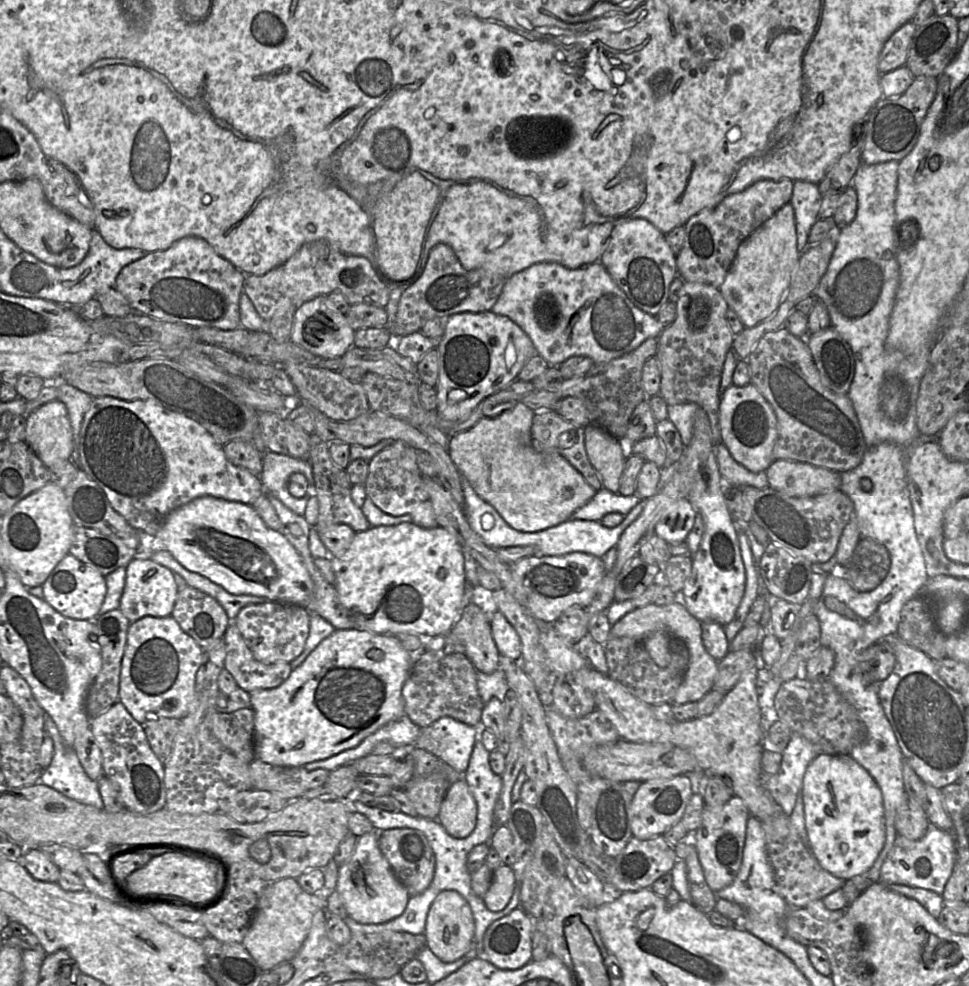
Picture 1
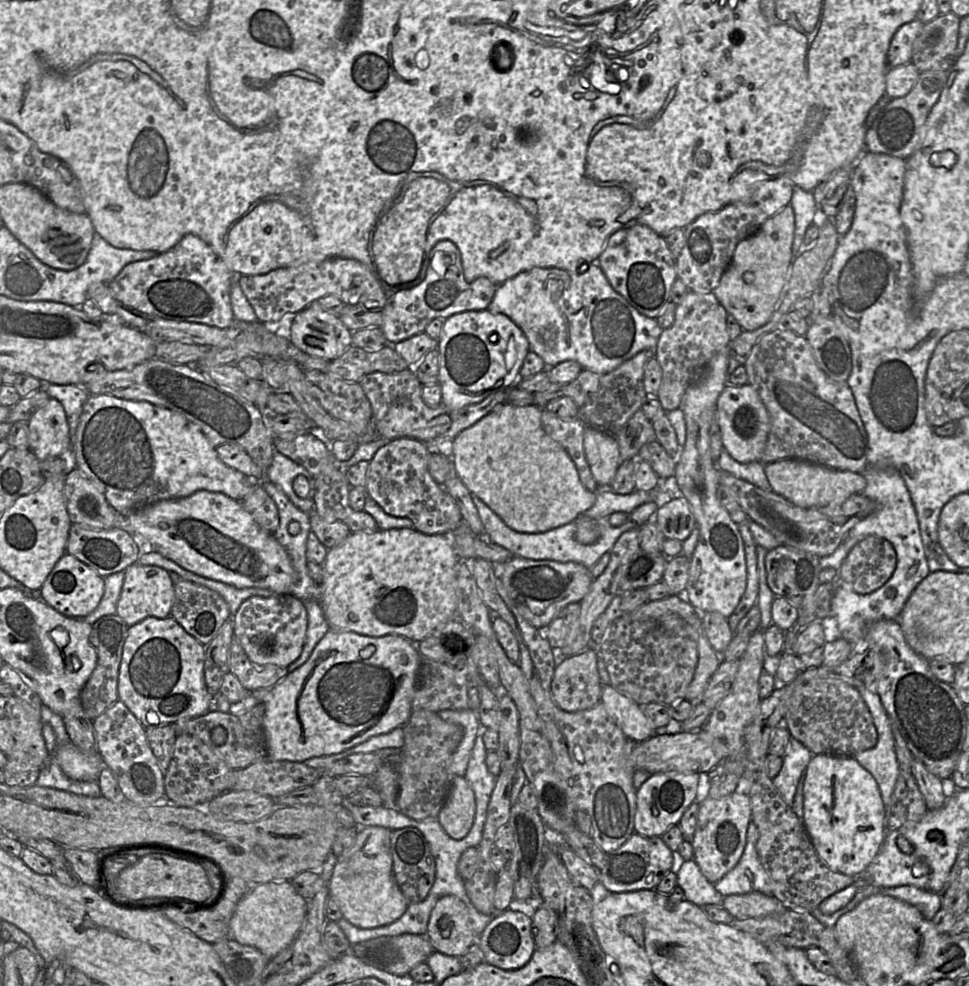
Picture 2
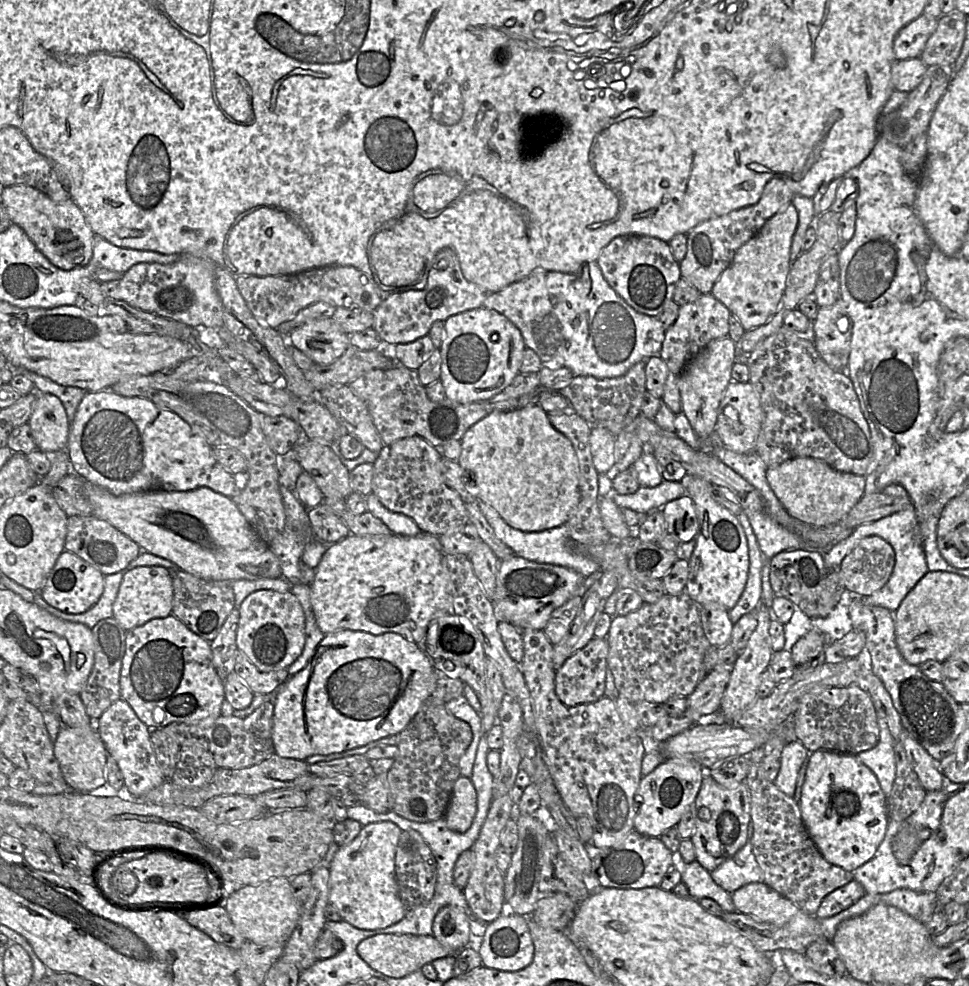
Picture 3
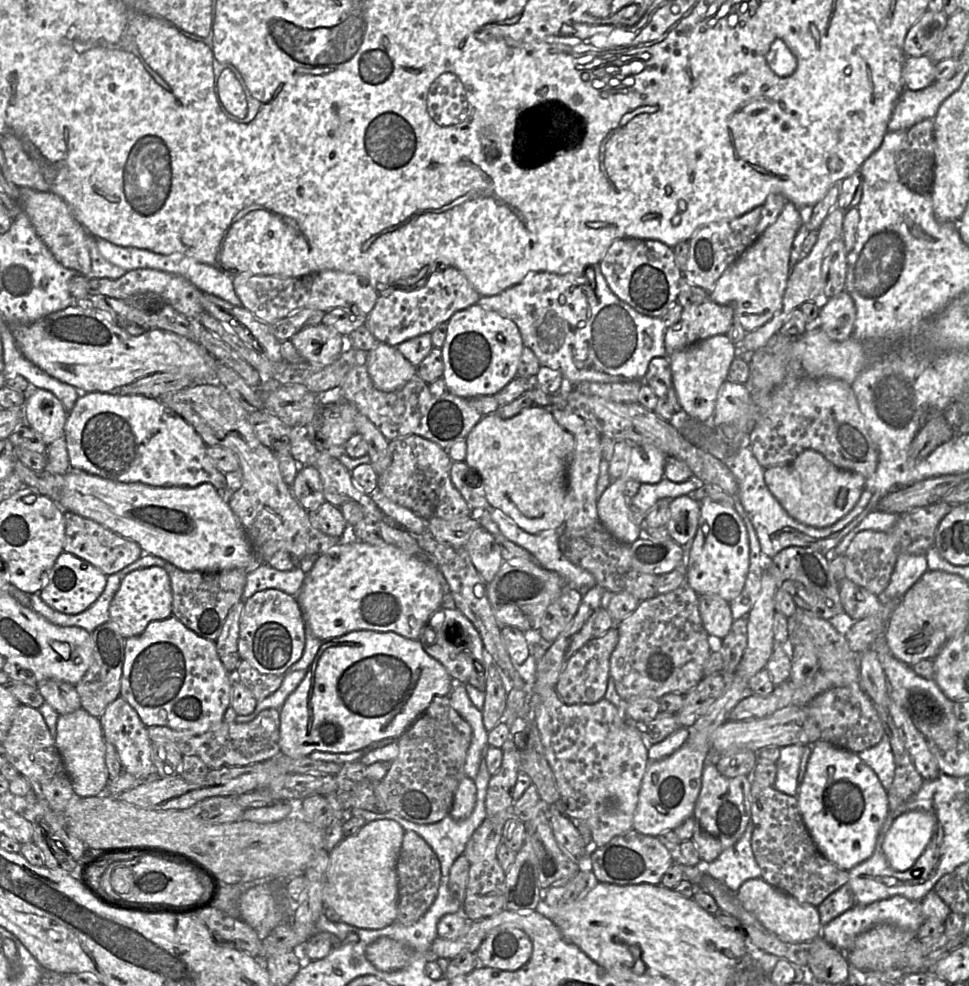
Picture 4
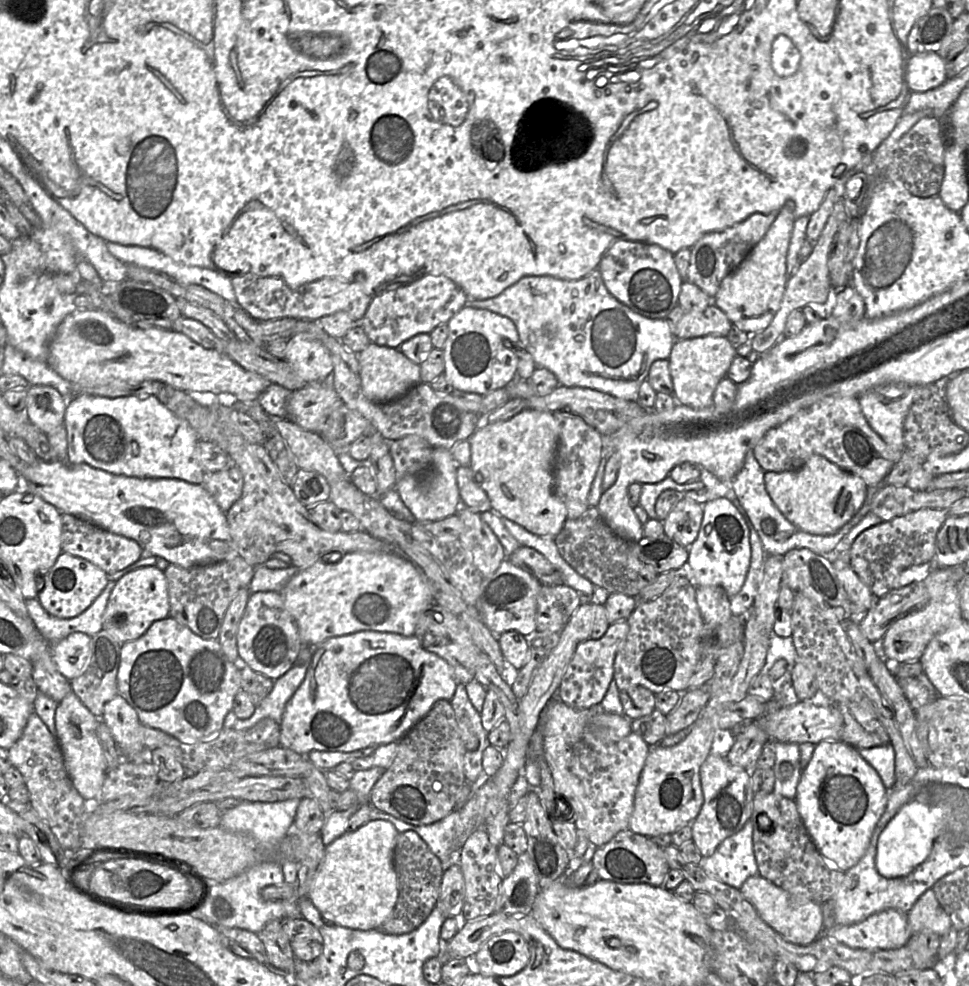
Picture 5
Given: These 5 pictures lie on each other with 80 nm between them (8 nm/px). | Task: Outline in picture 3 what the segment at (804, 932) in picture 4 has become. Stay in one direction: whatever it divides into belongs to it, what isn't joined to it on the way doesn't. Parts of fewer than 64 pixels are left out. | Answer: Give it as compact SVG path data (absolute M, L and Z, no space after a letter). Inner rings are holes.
M750 883L731 893L737 912L778 926L787 924L800 909L765 883Z

